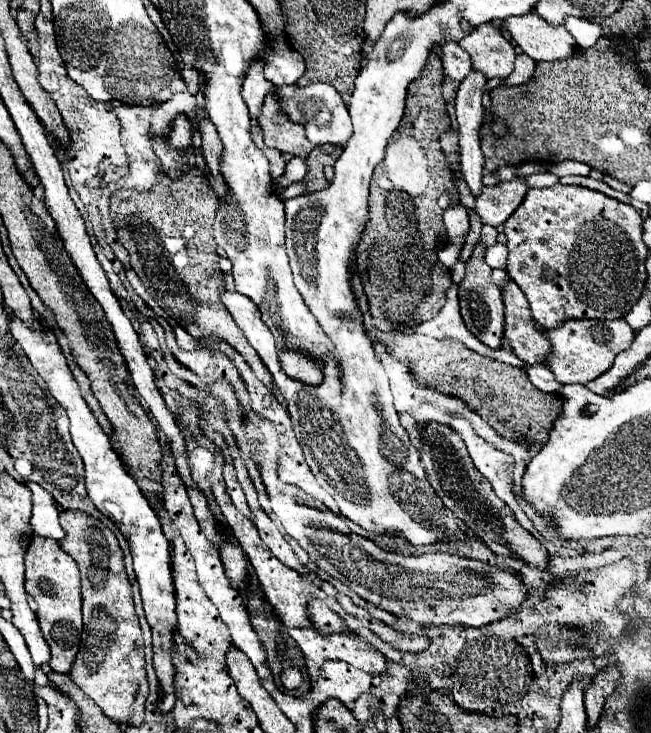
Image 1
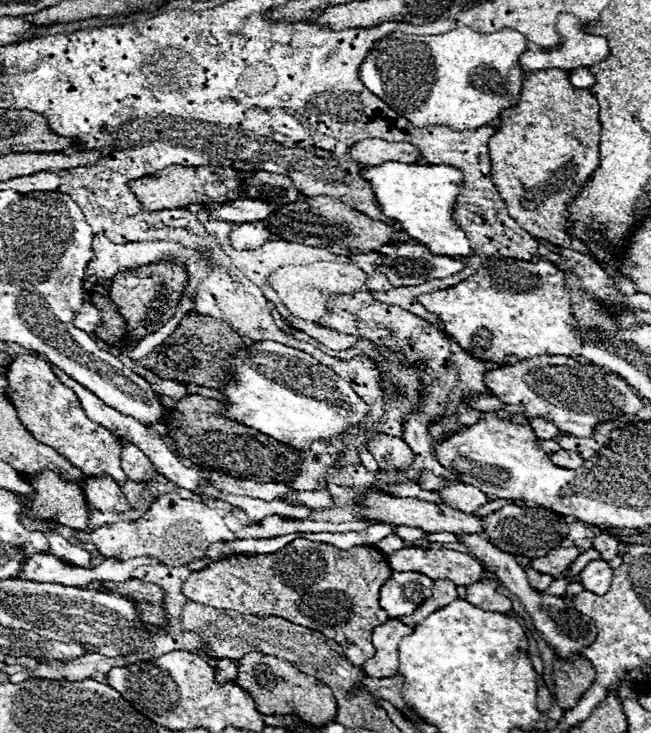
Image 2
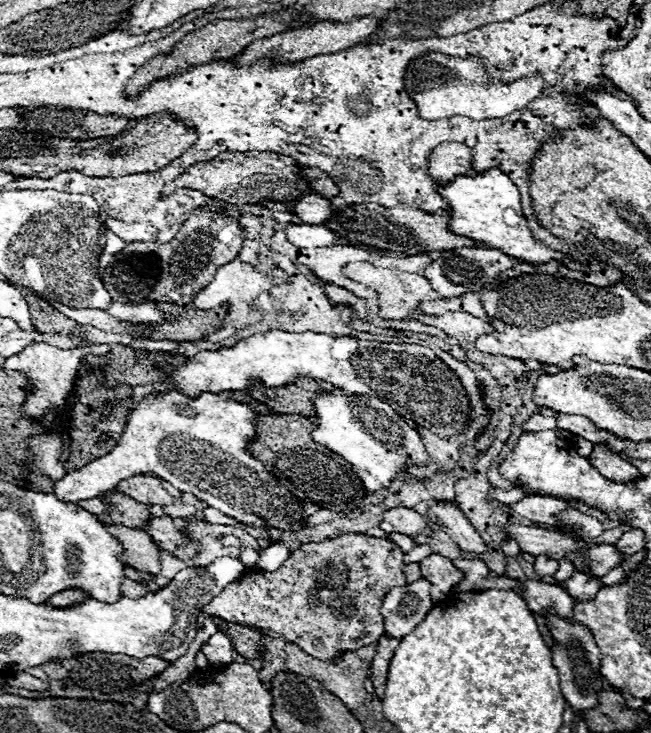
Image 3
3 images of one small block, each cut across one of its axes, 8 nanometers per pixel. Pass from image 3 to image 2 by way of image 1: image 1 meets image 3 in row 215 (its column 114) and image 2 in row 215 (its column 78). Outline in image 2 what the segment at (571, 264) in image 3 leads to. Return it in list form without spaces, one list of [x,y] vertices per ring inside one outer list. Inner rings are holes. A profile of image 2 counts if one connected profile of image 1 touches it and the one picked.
[[[386,162],[380,166],[370,166],[362,172],[370,180],[376,200],[382,212],[404,226],[404,232],[416,242],[428,246],[434,254],[446,256],[472,256],[470,240],[466,232],[454,222],[454,206],[462,192],[464,174],[458,168],[444,164],[404,164]]]

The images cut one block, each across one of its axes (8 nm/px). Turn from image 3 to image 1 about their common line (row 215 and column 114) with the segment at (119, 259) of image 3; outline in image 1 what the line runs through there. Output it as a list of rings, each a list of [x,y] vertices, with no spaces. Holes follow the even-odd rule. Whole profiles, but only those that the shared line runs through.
[[[186,172],[178,180],[172,180],[168,176],[160,174],[160,186],[152,190],[152,194],[138,194],[136,190],[118,190],[110,198],[110,216],[114,220],[114,226],[118,230],[118,240],[124,244],[124,248],[130,252],[130,264],[148,288],[150,296],[158,302],[164,312],[174,318],[182,328],[186,328],[194,338],[204,336],[218,336],[230,346],[234,346],[246,362],[252,366],[256,376],[268,384],[274,392],[272,376],[266,372],[260,356],[256,350],[248,344],[246,336],[234,322],[232,314],[220,300],[220,292],[224,288],[224,272],[218,266],[218,244],[214,240],[214,214],[218,210],[218,198],[214,196],[214,190],[206,182],[206,178],[200,172]]]

